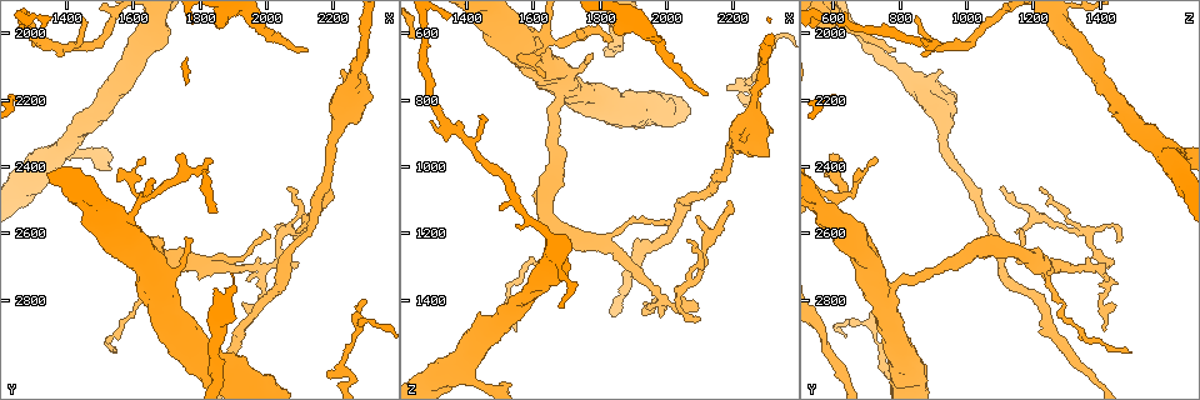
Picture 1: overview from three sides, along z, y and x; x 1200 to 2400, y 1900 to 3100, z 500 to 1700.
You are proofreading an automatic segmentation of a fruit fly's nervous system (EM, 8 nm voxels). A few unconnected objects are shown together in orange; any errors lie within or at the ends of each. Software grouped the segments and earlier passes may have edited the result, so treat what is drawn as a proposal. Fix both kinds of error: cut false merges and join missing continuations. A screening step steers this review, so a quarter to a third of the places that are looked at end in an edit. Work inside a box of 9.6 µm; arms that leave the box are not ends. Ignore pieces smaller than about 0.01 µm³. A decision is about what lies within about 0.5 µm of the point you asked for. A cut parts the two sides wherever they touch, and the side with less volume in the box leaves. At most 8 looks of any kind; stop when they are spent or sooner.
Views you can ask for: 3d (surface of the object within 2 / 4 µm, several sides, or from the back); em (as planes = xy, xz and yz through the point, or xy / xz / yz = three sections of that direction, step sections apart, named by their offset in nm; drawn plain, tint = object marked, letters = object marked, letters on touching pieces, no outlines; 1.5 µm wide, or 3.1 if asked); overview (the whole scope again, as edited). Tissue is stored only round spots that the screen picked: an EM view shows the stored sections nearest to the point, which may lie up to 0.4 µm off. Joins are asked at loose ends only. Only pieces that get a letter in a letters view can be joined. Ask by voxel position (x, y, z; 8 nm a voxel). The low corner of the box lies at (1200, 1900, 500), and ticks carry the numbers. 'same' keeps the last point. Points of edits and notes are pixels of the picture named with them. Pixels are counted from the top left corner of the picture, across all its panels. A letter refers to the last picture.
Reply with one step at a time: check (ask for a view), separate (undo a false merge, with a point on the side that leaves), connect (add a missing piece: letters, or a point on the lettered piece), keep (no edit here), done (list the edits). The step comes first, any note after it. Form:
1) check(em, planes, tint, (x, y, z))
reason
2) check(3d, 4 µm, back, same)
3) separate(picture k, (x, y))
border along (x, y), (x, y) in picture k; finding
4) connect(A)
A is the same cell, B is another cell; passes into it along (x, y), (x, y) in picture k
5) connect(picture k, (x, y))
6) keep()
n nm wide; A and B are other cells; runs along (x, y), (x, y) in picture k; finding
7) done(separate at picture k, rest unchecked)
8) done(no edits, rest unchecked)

check(em, yz, step 8, tint, (1840, 2380, 620))
an open end

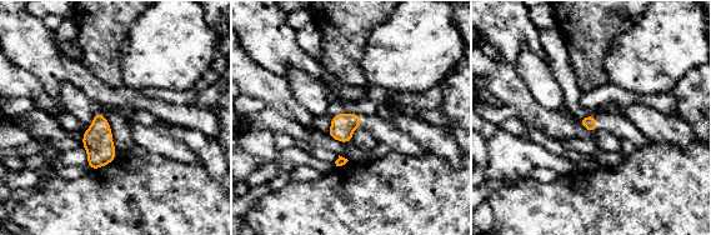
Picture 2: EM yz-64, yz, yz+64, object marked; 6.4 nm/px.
check(em, planes, letters, same)
cut it another way

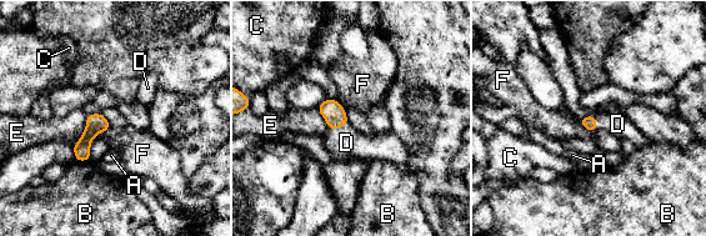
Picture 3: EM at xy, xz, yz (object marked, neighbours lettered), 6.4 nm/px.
connect(D)
D is the same cell, A, B, C, E and F are other cells; passes into it along (331, 110), (339, 127), (346, 142) in picture 3; the neuron continues

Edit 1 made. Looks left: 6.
check(3d, 4 µm, (1690, 2760, 770))
sudden change in width

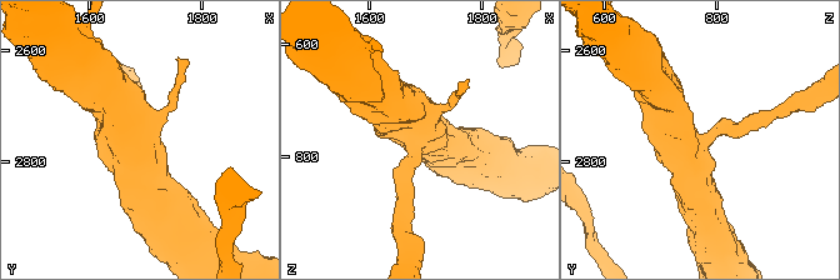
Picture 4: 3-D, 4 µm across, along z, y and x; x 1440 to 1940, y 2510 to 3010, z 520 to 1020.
check(em, xy, step 4, tint, (1685, 2760, 780))
4 arms; now the EM

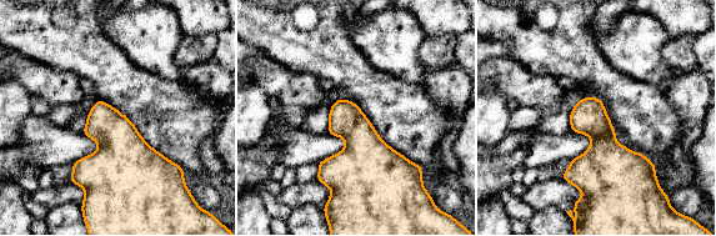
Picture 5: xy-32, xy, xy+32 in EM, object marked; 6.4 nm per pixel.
check(em, xy, step 4, letters, same)

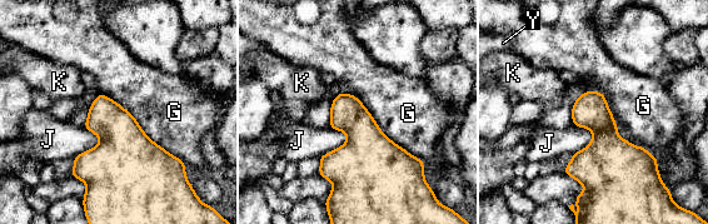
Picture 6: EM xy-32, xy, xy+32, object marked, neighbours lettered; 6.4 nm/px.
keep()
G touches over 700 nm; G, J, K and Y are other cells; border along (339, 91), (425, 163) in picture 6; one neuron here

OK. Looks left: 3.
check(em, planes, letters, (2120, 2050, 790))
branch stops here

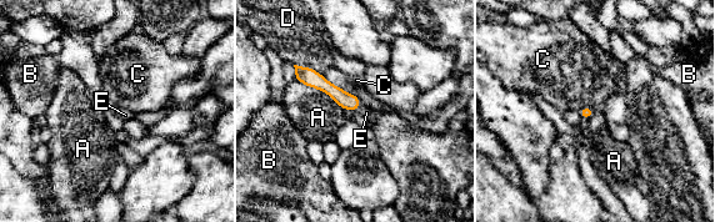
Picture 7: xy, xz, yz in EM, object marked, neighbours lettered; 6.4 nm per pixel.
connect(E)
E is the same cell, A, B, C and D are other cells; passes into it along (348, 101), (358, 107), (365, 111) in picture 7; the neuron continues

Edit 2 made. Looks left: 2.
done(connect at picture 3, connect at picture 7, rest unchecked)

